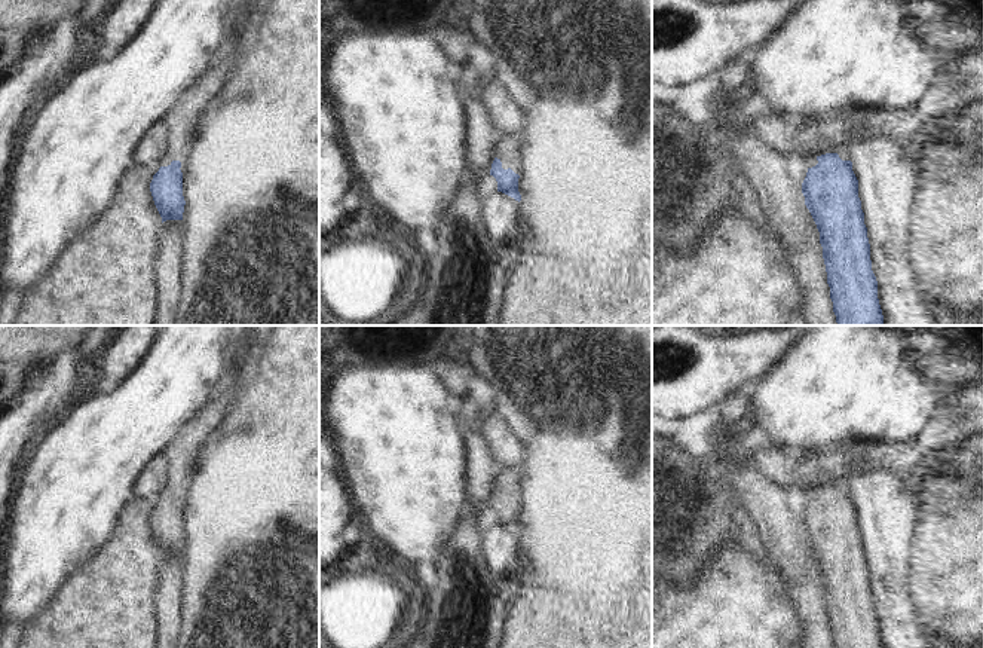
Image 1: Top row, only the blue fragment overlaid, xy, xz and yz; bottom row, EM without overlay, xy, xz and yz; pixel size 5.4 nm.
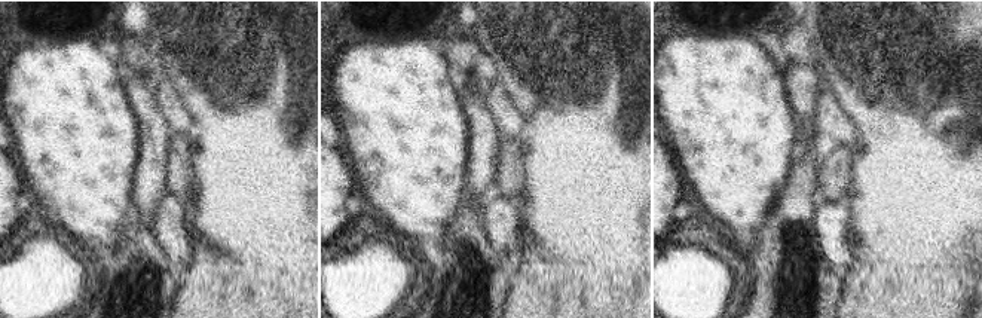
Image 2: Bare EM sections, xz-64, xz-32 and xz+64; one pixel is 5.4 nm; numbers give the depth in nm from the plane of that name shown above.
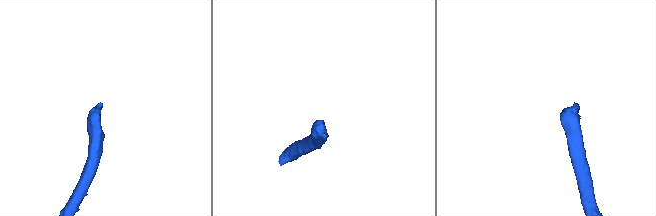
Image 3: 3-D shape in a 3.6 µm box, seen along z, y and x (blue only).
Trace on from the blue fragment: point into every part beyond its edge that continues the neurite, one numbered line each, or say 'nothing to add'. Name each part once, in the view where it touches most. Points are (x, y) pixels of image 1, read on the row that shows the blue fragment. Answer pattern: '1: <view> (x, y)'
1: xy (242, 15)

